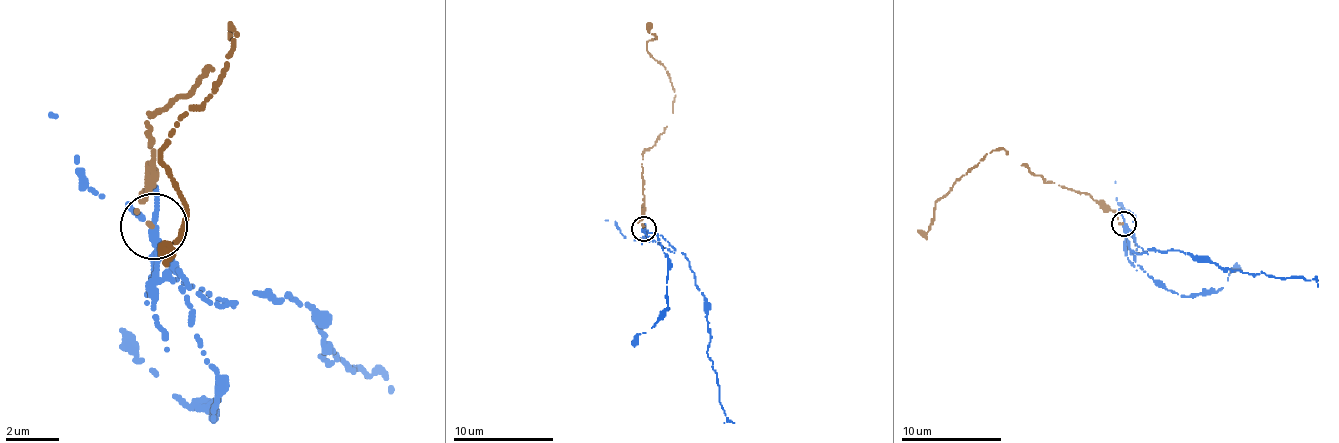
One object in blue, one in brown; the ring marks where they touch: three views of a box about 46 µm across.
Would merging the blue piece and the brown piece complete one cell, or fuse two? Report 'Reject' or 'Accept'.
Reject

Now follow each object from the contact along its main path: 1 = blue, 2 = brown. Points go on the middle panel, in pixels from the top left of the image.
1: (645, 228), (650, 238), (682, 253), (690, 263), (695, 286), (705, 298), (707, 348), (720, 403), (735, 423)
2: (642, 228), (642, 156), (667, 126), (675, 91), (670, 73), (647, 51), (657, 38), (647, 23)

